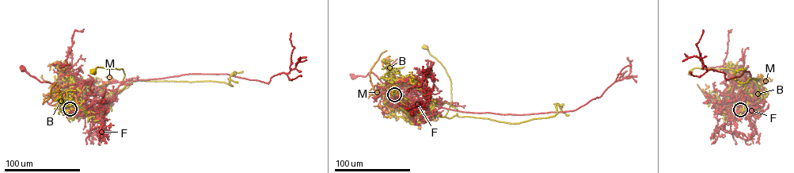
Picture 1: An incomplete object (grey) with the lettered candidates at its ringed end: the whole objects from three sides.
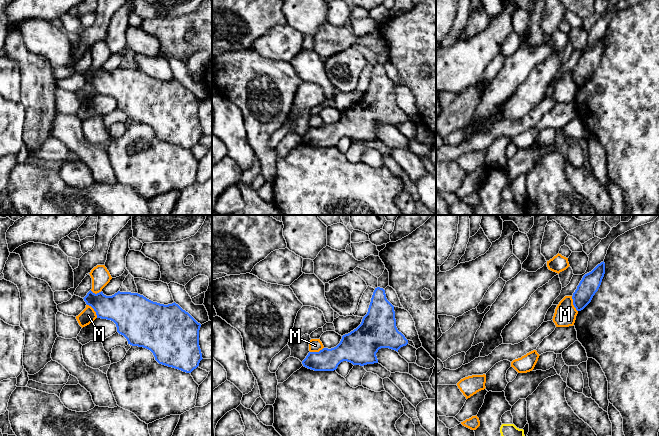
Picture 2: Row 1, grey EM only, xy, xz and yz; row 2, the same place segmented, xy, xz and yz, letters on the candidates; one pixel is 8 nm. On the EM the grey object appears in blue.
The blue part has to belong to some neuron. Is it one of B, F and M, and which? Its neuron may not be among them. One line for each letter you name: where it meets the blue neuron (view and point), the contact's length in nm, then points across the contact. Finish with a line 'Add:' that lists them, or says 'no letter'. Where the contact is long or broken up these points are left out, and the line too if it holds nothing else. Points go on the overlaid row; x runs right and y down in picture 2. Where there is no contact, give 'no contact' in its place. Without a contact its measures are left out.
Add: no letter

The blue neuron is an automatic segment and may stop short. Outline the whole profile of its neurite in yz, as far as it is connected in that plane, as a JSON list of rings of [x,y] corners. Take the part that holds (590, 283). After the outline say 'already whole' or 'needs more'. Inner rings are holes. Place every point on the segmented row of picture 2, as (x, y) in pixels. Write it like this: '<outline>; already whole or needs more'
[[[603,261],[583,276],[572,296],[573,305],[577,311],[583,310],[591,302],[601,285],[604,274],[605,263]]]; already whole

